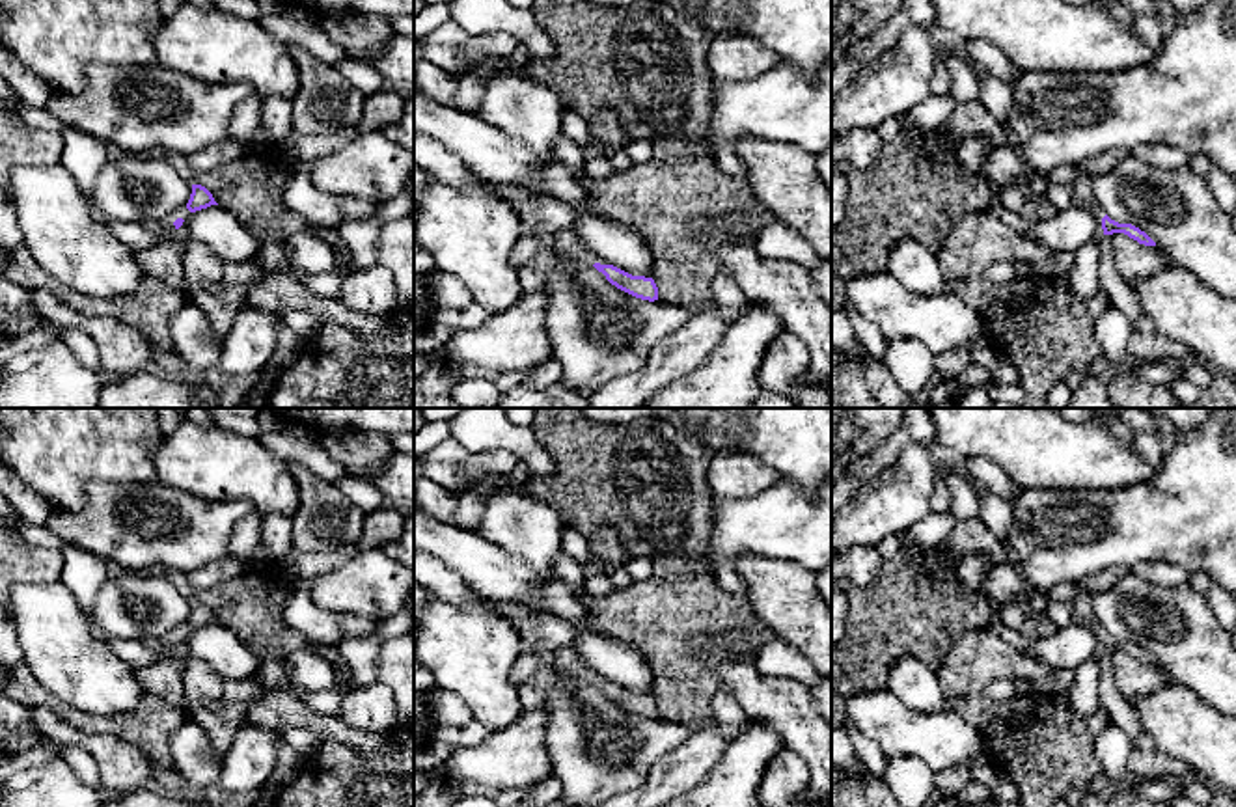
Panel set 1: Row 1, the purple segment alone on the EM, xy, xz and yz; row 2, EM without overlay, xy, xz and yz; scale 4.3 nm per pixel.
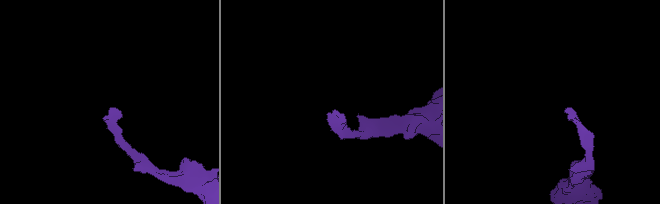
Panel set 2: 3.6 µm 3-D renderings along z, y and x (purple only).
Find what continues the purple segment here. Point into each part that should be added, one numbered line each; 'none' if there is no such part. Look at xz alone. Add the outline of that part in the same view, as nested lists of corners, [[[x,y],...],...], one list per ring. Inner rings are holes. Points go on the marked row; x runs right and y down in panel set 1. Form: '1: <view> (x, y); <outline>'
1: xz (567, 243); [[[567,227],[556,233],[556,253],[561,257],[578,259],[589,267],[595,263],[608,265],[584,244],[574,227]]]

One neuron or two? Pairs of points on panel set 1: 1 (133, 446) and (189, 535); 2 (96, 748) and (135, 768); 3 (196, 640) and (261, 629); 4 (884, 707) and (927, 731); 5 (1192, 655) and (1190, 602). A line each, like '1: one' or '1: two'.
1: two
2: one
3: two
4: one
5: one

